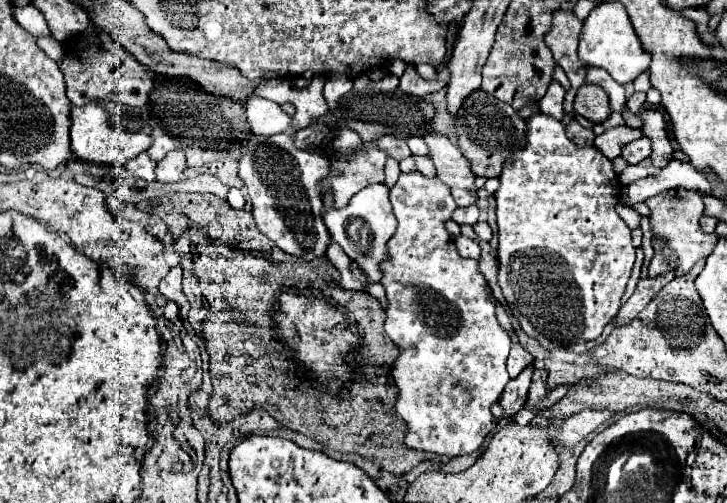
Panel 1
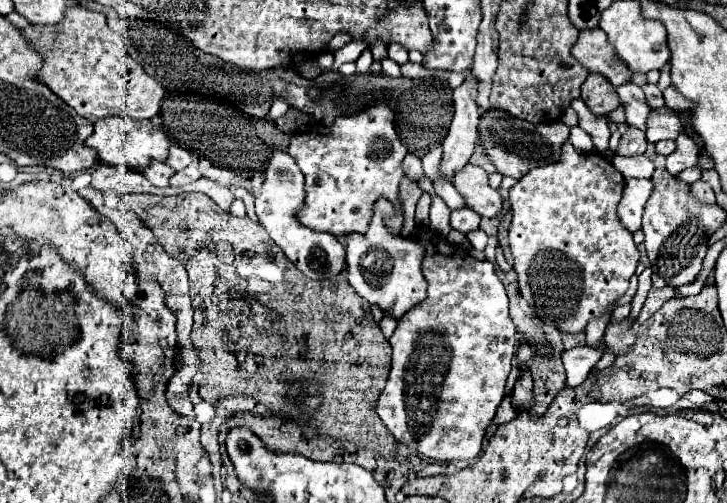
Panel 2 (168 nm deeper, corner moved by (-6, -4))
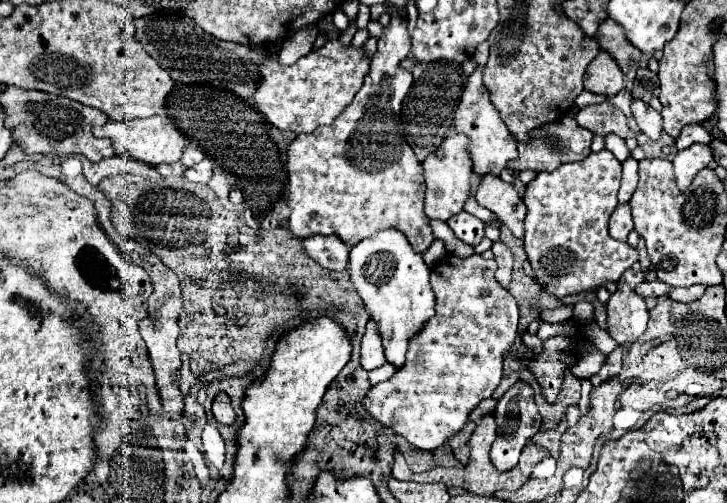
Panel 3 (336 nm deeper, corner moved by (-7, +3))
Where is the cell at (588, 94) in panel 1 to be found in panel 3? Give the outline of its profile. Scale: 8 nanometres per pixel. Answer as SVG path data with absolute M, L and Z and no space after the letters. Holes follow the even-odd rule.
M600 50L588 64L584 74L584 88L606 98L618 94L624 88L624 74L618 68L618 62L608 52Z

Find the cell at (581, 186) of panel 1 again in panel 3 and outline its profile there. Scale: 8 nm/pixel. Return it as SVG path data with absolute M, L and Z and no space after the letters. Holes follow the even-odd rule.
M610 150L592 152L580 162L562 164L552 172L540 172L534 182L528 184L524 202L528 206L528 216L524 220L524 250L528 260L536 272L536 280L542 288L546 288L552 296L564 298L578 292L586 292L590 288L602 290L606 282L620 280L620 276L638 260L638 250L632 250L626 242L614 240L608 234L608 220L614 208L618 206L616 194L622 180L622 164L614 158Z

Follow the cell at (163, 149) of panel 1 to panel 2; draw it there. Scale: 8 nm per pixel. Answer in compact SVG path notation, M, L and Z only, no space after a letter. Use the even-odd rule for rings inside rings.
M175 143L169 145L169 155L167 155L167 161L165 161L169 167L173 167L175 171L181 171L181 169L185 169L191 161L193 161L193 157L191 157L191 153L189 153L187 149L183 149L183 147L175 145Z

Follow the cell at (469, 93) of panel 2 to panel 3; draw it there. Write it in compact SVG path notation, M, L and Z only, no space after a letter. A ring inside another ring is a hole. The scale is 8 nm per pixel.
M450 130L448 138L442 142L442 146L428 156L424 162L424 174L426 174L426 216L430 220L442 220L448 222L454 214L460 214L464 210L464 204L470 196L470 156L466 152L466 136Z

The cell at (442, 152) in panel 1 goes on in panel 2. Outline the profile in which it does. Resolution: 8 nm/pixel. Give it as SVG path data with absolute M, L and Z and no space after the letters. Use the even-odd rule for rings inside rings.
M465 165L453 177L455 189L465 199L465 205L483 217L497 217L501 211L501 195L489 187L483 167Z

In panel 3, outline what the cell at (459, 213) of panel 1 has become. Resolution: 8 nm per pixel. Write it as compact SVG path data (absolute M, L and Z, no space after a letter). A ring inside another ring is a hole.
M460 212L458 216L452 216L448 220L448 226L452 228L452 232L456 234L458 240L476 246L478 242L482 242L484 238L484 228L486 224L482 220L478 220L476 216L468 214L468 212Z

